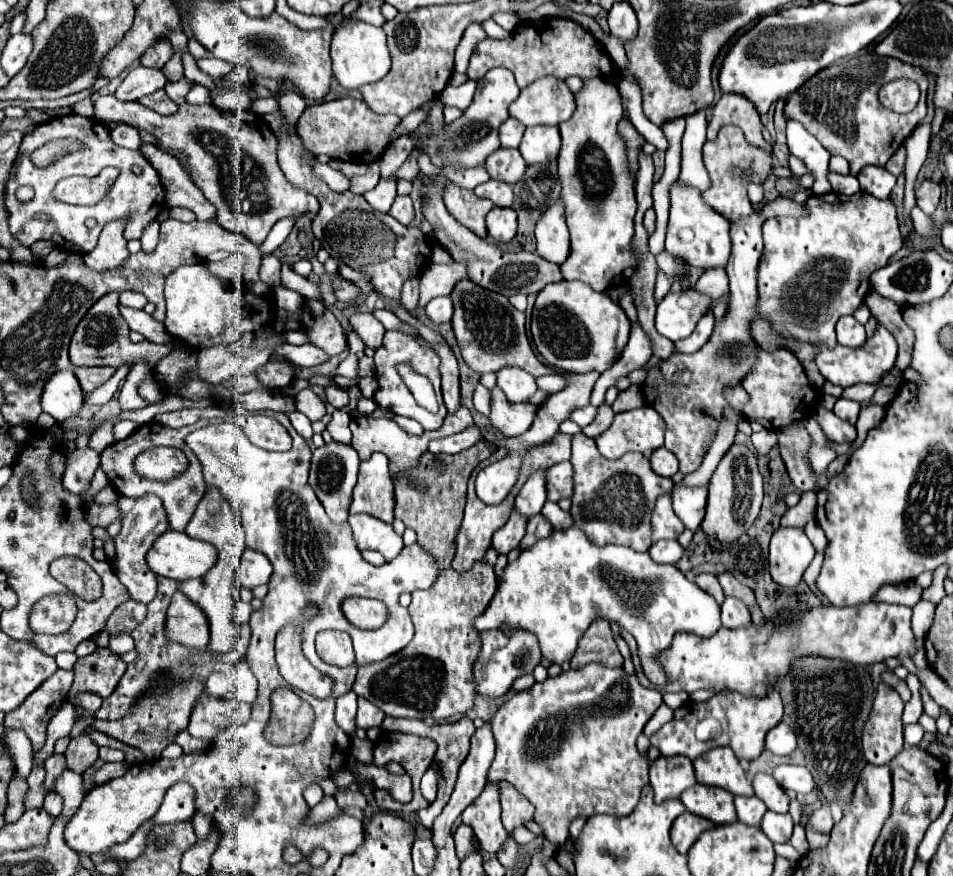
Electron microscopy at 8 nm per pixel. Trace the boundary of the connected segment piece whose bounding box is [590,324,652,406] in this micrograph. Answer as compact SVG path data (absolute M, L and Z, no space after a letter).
M634 324L632 332L630 332L630 340L628 344L622 348L622 352L618 354L618 360L606 370L600 374L594 390L592 390L592 404L604 404L604 394L610 386L616 384L618 378L624 378L628 376L632 370L638 370L638 368L644 368L652 358L652 346L650 346L650 340L648 336L642 332L640 324Z

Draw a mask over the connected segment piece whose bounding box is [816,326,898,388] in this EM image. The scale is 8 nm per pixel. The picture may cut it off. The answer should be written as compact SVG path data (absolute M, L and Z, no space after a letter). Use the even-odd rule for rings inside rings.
M880 326L874 332L874 336L870 340L866 340L866 346L846 348L846 346L838 344L832 352L828 348L820 348L820 354L816 356L816 364L820 368L820 374L828 382L838 384L842 388L848 388L854 384L878 384L882 380L882 376L894 368L896 352L898 352L898 346L896 346L894 336L884 326Z

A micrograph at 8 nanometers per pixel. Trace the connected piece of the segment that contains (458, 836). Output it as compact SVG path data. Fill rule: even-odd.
M460 824L454 832L454 844L456 844L456 852L460 860L472 850L472 834L474 834L472 828L466 824Z

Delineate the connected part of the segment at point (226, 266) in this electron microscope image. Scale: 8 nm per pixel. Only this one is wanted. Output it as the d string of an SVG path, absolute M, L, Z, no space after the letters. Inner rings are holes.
M229 256L226 260L219 262L209 262L208 269L213 274L225 279L232 279L243 275L243 269L246 264L246 259L238 260L235 256Z

